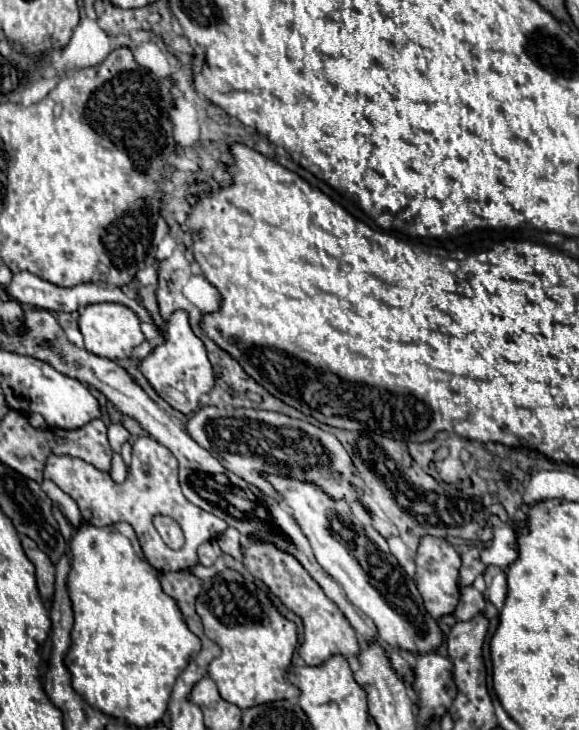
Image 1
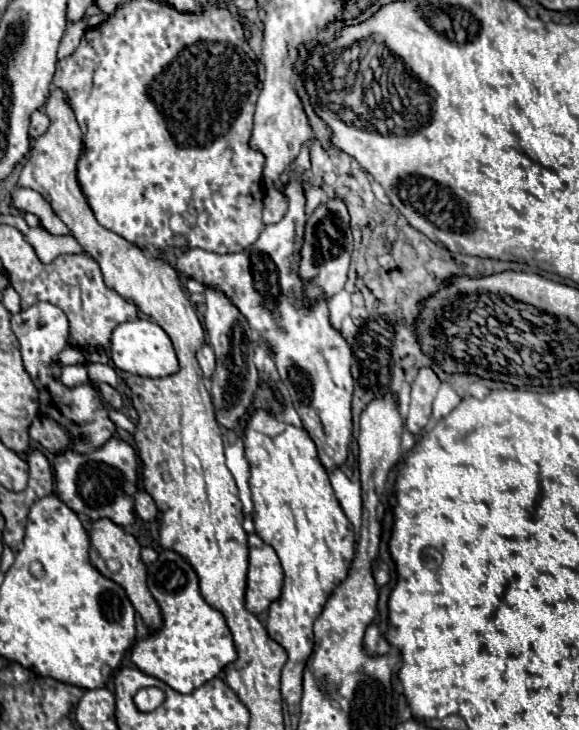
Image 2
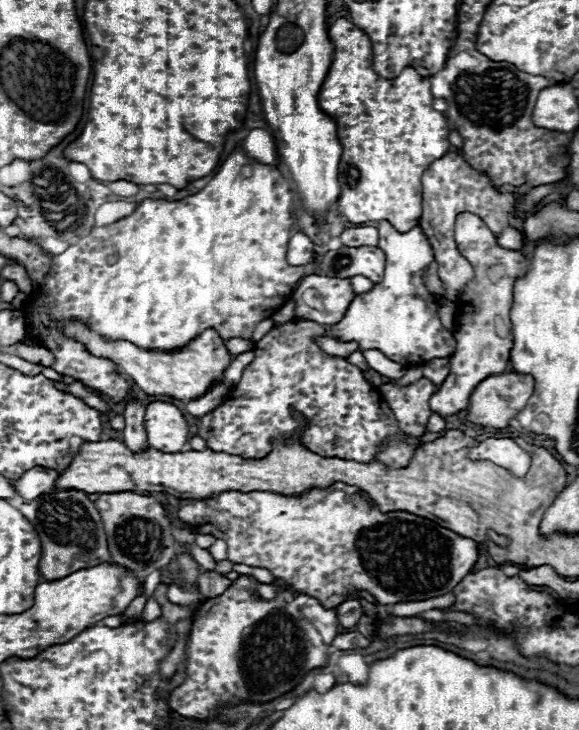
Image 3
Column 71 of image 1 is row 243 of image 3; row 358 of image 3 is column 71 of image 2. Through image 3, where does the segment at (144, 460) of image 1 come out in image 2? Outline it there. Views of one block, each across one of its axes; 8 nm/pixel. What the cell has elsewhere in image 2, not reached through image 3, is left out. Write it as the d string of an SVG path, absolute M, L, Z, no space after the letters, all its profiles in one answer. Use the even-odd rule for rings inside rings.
M112 438L96 452L78 454L66 450L54 458L56 470L56 492L60 500L74 512L86 514L90 520L110 518L120 526L130 526L134 522L134 502L132 496L138 486L136 474L136 454L126 442Z

